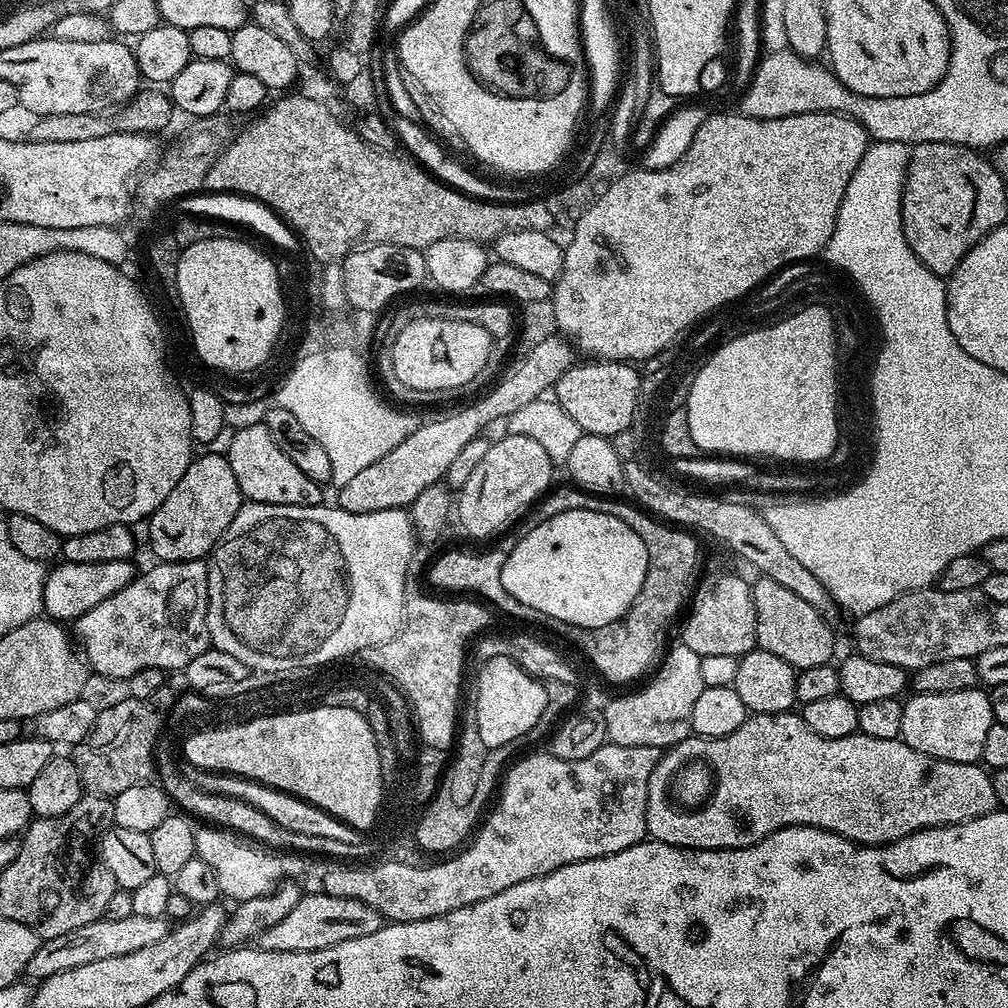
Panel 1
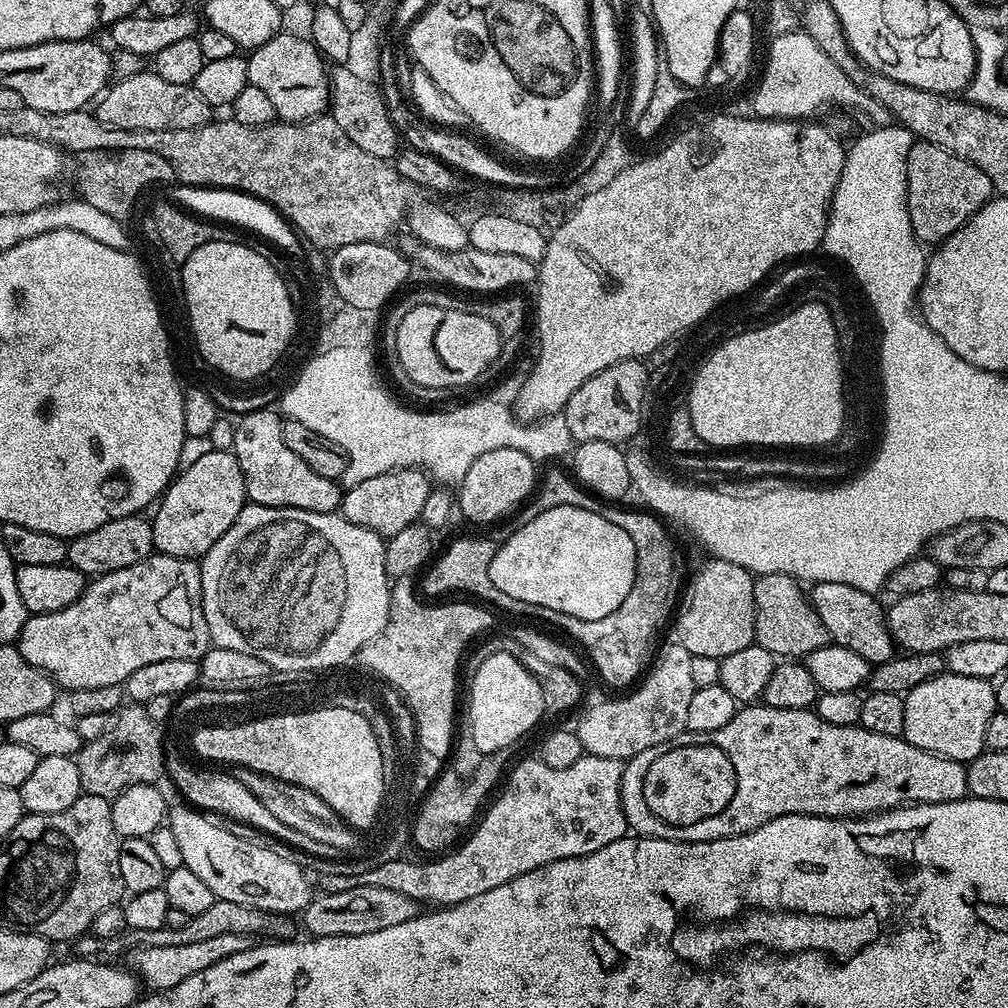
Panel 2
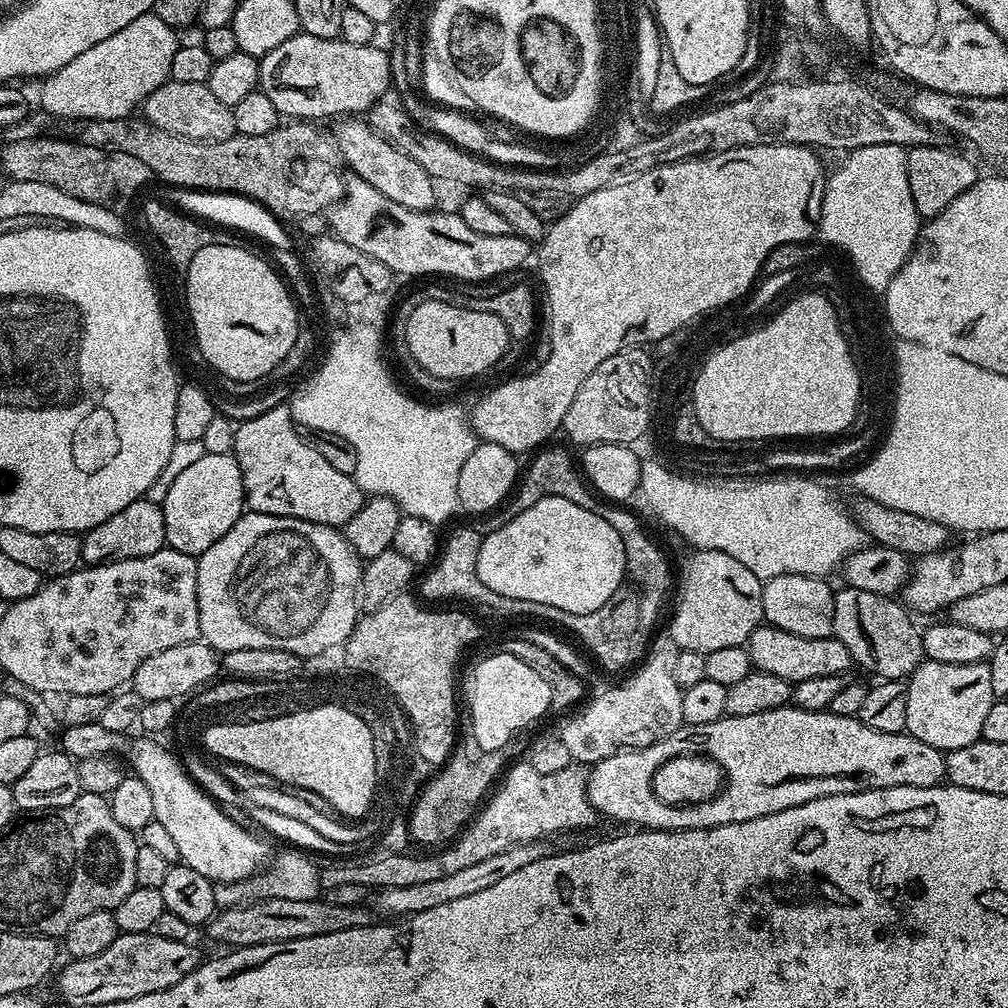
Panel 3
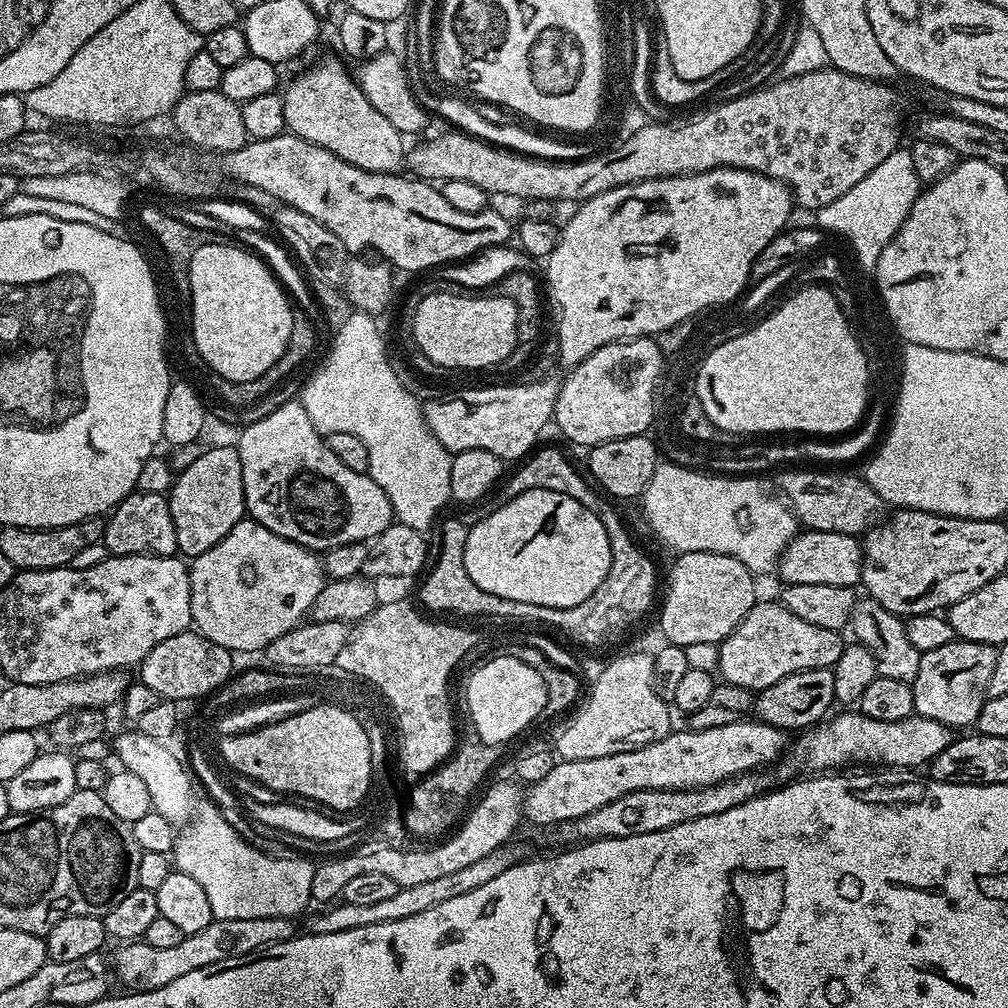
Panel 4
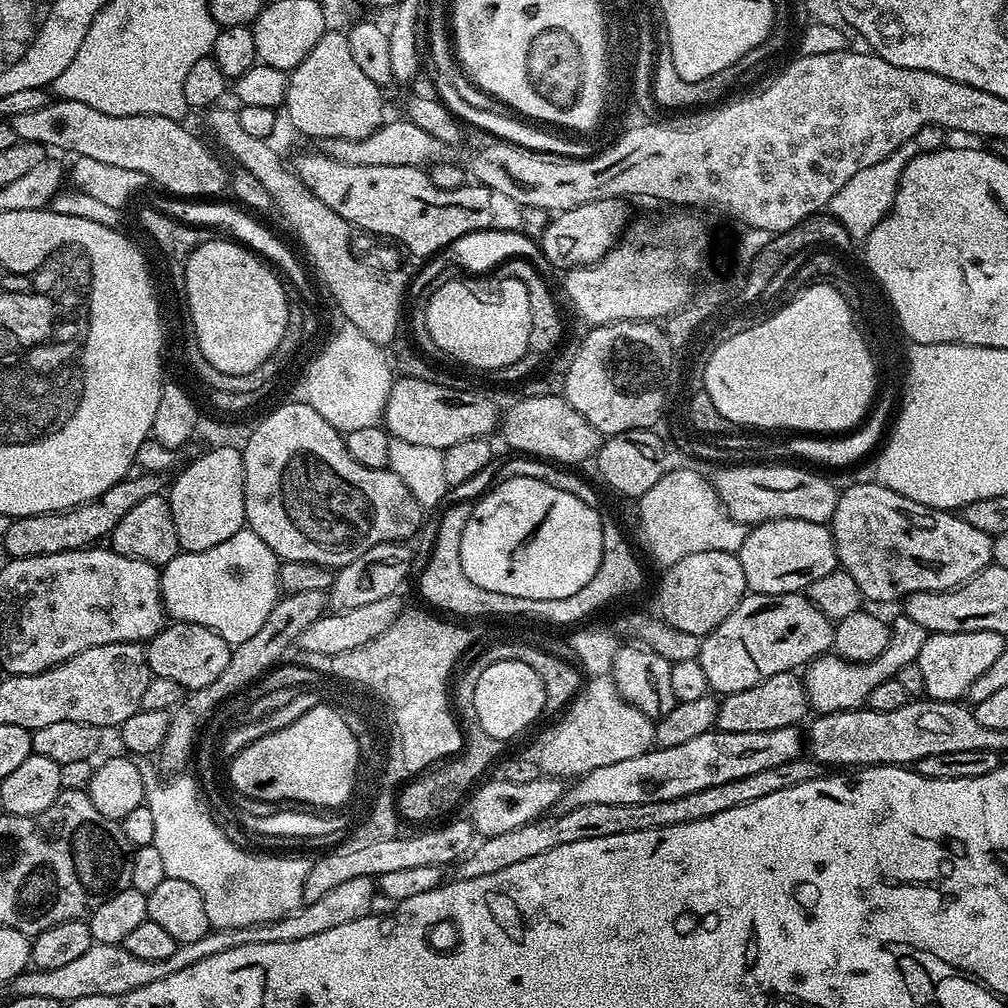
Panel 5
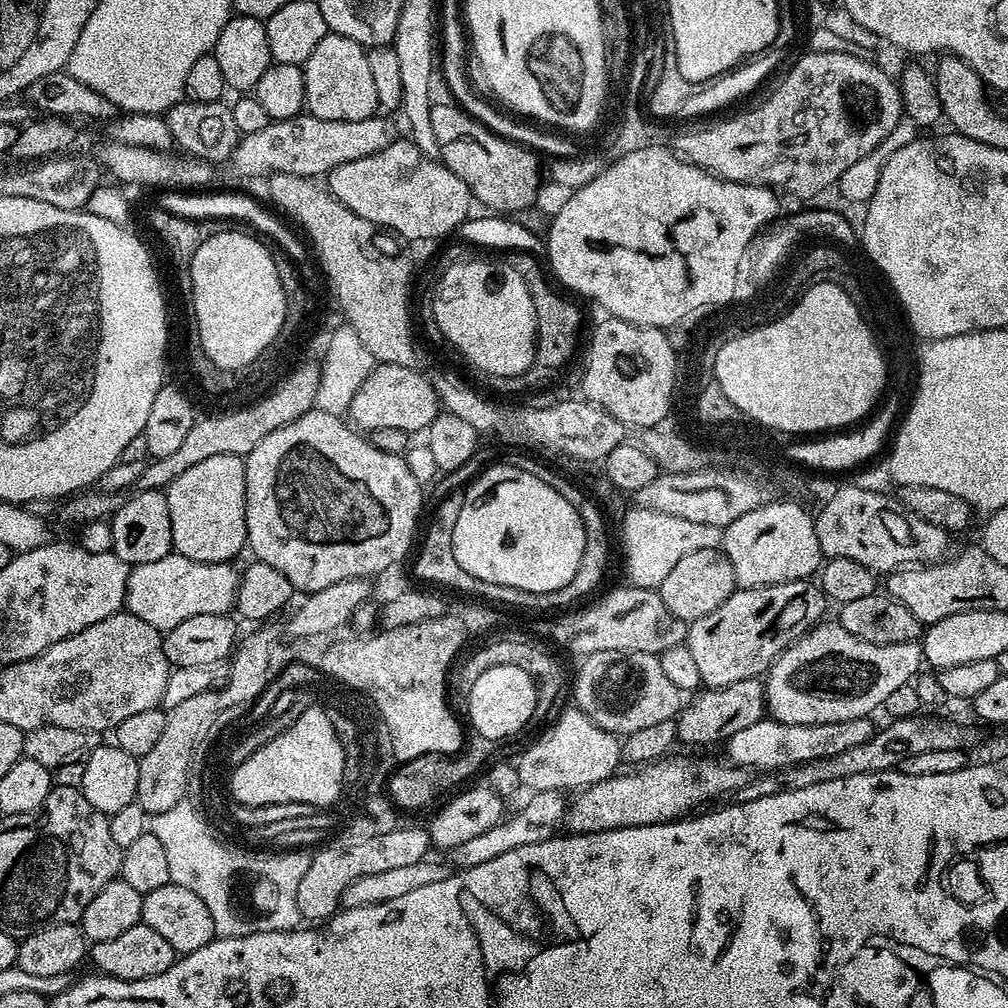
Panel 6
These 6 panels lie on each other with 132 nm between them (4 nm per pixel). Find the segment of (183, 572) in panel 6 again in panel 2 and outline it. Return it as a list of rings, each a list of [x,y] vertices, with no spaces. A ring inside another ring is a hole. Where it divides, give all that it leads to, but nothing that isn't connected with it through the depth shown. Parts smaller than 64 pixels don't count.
[[[245,503],[238,518],[234,518],[234,526],[210,546],[210,550],[199,561],[202,574],[202,602],[204,617],[212,644],[226,650],[242,650],[242,654],[254,654],[254,658],[262,658],[269,669],[290,674],[305,673],[318,666],[331,666],[336,660],[345,660],[348,652],[359,653],[388,624],[392,590],[390,577],[386,570],[385,537],[374,534],[374,530],[366,530],[362,526],[354,526],[345,516],[336,512],[311,512],[297,508],[275,508],[261,504]]]

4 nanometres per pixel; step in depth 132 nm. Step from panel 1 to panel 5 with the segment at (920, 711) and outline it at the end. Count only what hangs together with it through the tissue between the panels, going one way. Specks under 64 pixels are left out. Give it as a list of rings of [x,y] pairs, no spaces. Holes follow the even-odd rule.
[[[994,630],[969,632],[933,632],[922,642],[916,665],[922,670],[925,688],[923,695],[930,700],[959,701],[967,697],[970,686],[994,666],[998,654],[1006,651],[1006,637]]]

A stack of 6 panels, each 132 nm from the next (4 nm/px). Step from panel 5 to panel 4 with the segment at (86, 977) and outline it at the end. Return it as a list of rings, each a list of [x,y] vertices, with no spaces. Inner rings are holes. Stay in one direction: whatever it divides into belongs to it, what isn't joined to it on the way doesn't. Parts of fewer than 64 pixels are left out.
[[[287,916],[278,918],[226,918],[225,920],[213,920],[210,926],[198,930],[198,934],[184,936],[182,942],[176,943],[173,948],[156,948],[143,942],[124,942],[113,956],[110,956],[110,967],[115,979],[125,984],[125,989],[134,992],[149,992],[167,986],[170,982],[183,978],[185,974],[191,974],[194,970],[202,970],[202,966],[214,966],[214,962],[226,962],[226,958],[242,958],[255,952],[261,952],[263,948],[269,948],[275,944],[281,944],[297,935],[297,921]]]

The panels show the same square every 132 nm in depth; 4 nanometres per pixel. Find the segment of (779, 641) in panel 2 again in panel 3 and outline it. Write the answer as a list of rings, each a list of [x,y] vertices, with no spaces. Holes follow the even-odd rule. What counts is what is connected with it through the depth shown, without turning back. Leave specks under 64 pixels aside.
[[[782,574],[763,581],[763,623],[802,638],[826,638],[833,635],[836,592],[828,582],[819,576],[806,574]]]

